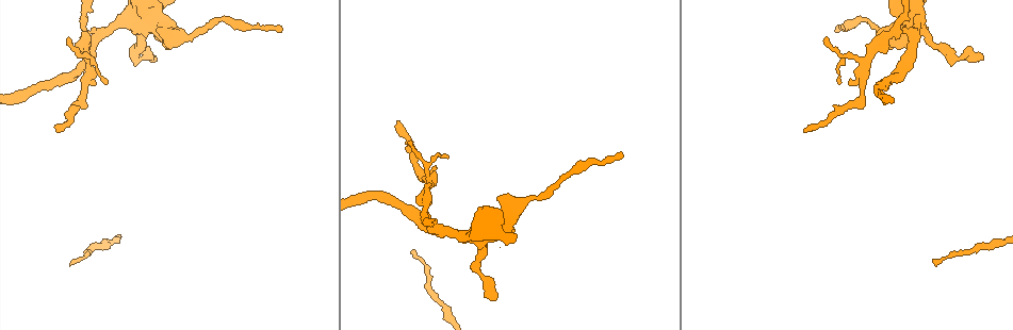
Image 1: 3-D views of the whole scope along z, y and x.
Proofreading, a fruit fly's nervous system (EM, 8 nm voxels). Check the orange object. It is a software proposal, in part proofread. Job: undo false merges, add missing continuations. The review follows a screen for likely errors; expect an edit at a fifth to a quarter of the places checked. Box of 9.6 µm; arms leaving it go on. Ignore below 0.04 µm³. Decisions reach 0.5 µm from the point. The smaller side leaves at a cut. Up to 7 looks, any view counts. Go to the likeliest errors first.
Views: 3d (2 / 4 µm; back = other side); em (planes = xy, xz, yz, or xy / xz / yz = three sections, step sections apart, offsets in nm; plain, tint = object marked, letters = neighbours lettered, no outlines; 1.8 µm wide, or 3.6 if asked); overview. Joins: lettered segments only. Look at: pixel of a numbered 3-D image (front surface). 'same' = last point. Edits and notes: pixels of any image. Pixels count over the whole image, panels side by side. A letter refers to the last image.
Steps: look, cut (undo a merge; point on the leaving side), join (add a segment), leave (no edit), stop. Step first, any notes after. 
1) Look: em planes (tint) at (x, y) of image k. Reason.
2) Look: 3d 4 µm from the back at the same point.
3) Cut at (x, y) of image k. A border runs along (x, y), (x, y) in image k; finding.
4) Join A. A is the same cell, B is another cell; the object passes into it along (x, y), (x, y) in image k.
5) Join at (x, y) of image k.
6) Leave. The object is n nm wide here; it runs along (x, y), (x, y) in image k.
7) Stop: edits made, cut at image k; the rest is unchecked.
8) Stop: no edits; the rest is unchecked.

Look: em yz step 16 (letters) at (397, 120) of image 1. An open end.

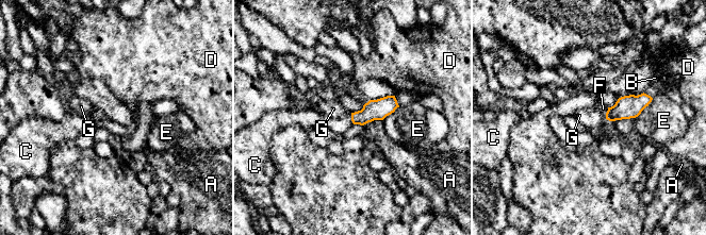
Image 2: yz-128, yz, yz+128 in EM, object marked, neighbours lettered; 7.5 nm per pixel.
Join C. The longest contact is with E, 220 nm; C is the same cell, A, B, D, E, F and G are other cells; the object passes into it along (375, 110), (351, 119), (340, 126) in image 2; it goes on there.

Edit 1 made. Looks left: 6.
Look: 3d 4 µm at (281, 27) of image 1. Free end.

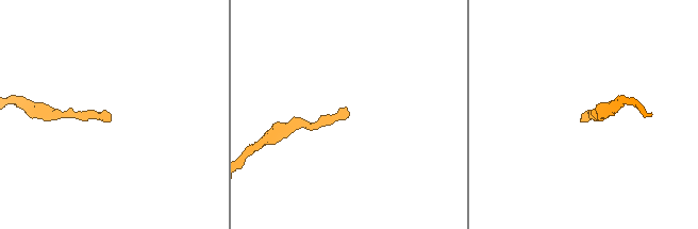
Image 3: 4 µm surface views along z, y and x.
Look: em planes (letters) at (109, 116) of image 3. Shape alone is not enough.

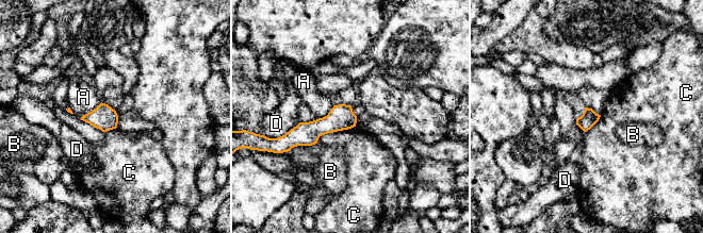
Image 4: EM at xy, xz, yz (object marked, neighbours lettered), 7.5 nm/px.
Leave. A, B, C and D are other cells; a border runs along (356, 126), (325, 133), (316, 143) in image 4; no lettered segment goes on from it.

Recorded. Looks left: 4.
Look: 3d 4 µm at (177, 32) of image 1. Sudden change in width.

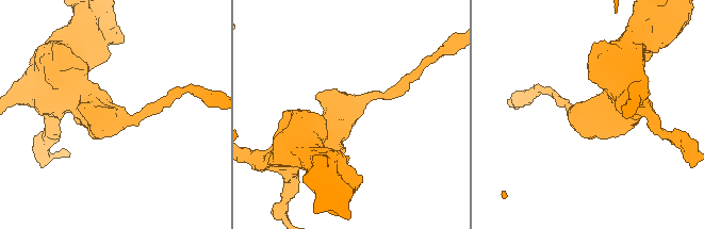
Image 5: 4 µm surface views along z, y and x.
Look: em yz step 4 (tint) at (596, 111) of image 5.

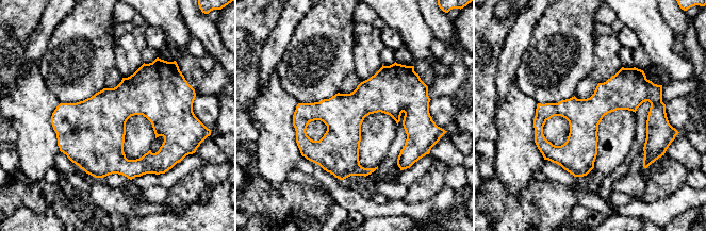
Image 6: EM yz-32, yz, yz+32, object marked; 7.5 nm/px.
Look: em planes (letters) at the same point. Cut it another way.

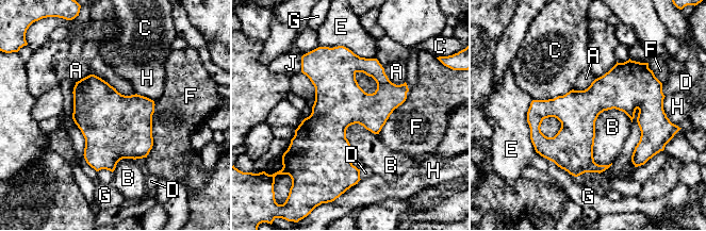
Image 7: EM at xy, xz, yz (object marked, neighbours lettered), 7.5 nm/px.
Leave. A, B, C, D, E, F, G, H and J are other cells; continuous, no second neuron.

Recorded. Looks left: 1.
Stop: edits made, join at image 2; the rest is unchecked.

